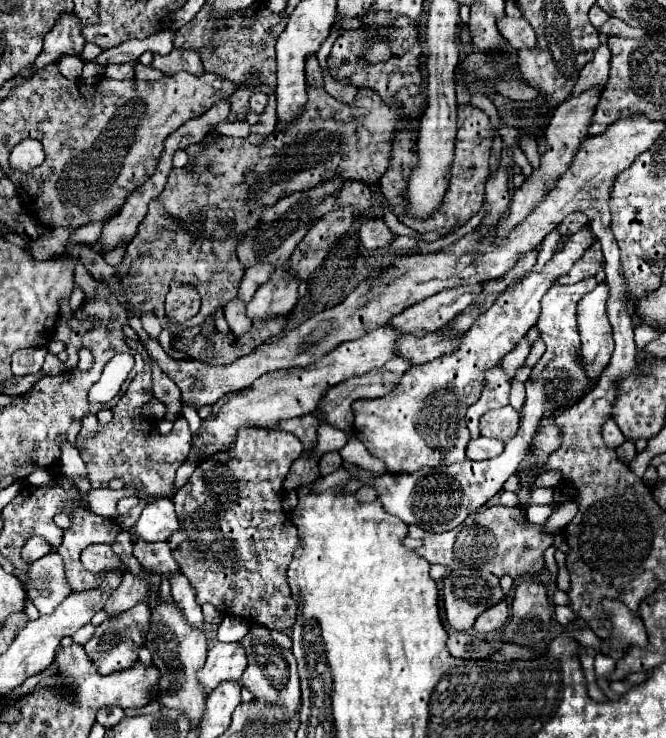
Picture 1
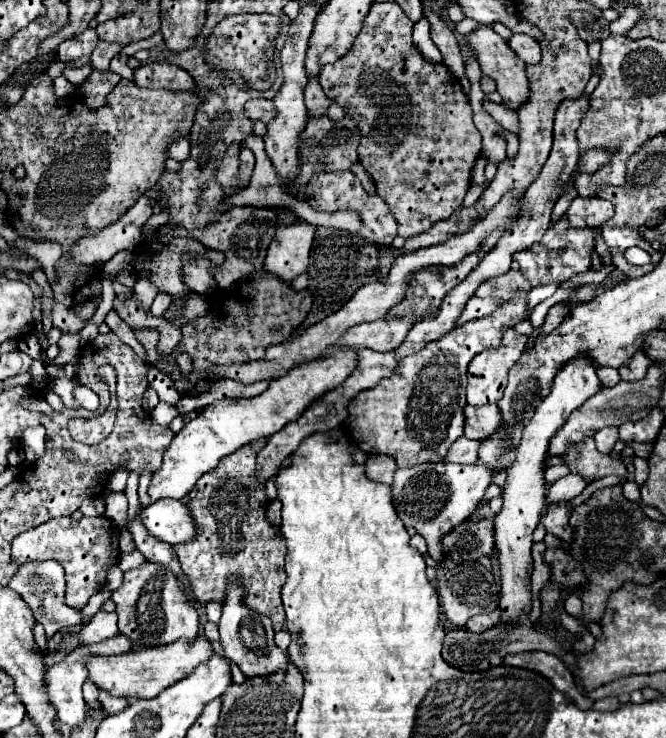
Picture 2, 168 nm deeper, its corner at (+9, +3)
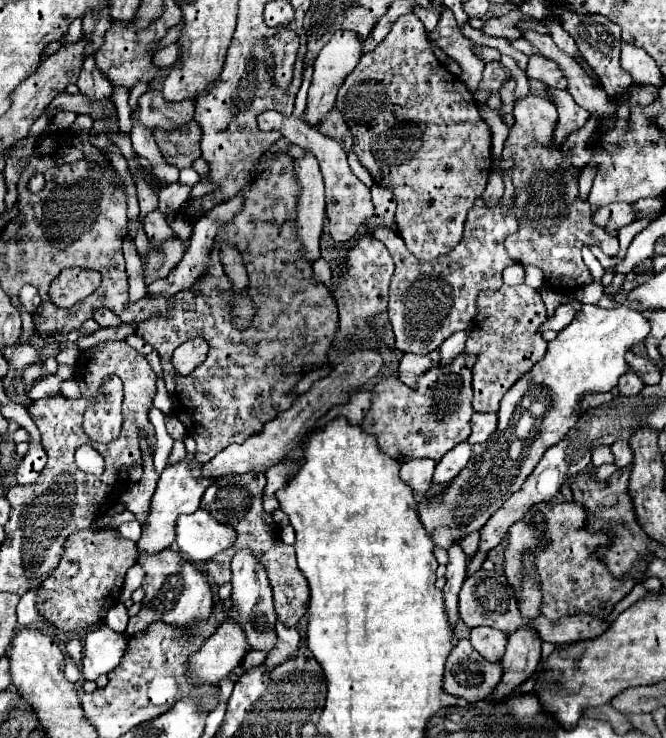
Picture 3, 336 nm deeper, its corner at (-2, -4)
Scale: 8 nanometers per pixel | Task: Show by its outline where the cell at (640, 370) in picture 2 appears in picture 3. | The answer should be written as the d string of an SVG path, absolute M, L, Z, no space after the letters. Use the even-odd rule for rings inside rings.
M627 371L627 373L619 379L619 385L617 385L619 393L625 395L625 397L637 395L643 387L645 387L645 383L643 383L643 379L639 377L639 373L635 373L635 371Z

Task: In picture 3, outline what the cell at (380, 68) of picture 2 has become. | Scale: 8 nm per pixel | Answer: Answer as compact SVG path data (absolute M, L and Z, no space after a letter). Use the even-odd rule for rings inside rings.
M407 13L407 15L401 15L391 31L387 33L387 37L375 47L375 51L371 53L365 53L359 61L359 65L349 73L349 77L343 81L341 89L339 89L339 97L335 101L335 107L343 113L343 119L345 123L349 125L351 133L353 133L353 139L355 139L355 153L361 161L361 165L371 173L373 181L379 185L379 187L385 187L389 189L393 195L395 195L395 201L397 201L397 211L395 211L395 221L397 221L397 229L399 229L399 235L403 237L407 249L417 255L419 259L437 259L439 255L443 255L445 251L451 251L455 247L455 243L461 241L461 235L463 235L463 223L465 223L465 217L467 217L467 211L473 207L473 201L477 197L483 195L485 191L485 185L487 185L487 177L491 175L491 131L489 131L489 125L481 119L479 115L479 109L475 105L475 101L465 101L463 97L473 97L473 93L465 87L465 83L453 75L441 61L437 61L437 57L433 55L433 51L429 49L429 41L427 41L427 31L423 27L423 23L419 21L419 17L415 13Z

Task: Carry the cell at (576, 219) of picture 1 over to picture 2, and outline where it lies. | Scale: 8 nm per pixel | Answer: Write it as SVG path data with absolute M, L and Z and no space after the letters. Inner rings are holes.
M578 196L566 212L574 228L600 228L608 218L614 216L612 204L602 198L582 198Z

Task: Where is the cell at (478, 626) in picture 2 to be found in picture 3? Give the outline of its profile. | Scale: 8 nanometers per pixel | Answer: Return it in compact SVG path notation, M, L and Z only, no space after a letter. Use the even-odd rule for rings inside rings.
M475 627L471 629L471 645L487 659L487 661L501 661L505 645L507 645L507 633L493 629L493 627Z

